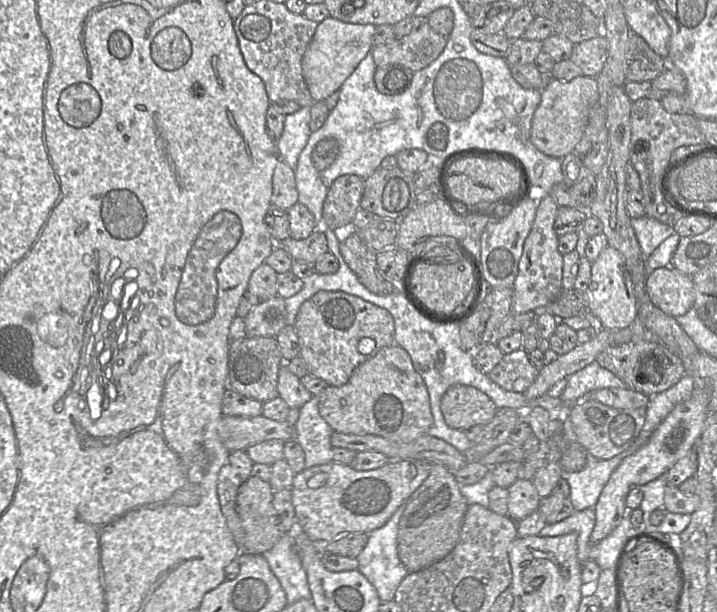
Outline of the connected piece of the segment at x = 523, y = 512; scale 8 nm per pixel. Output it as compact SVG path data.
M518 479L508 488L508 516L519 521L538 510L541 497L531 480Z

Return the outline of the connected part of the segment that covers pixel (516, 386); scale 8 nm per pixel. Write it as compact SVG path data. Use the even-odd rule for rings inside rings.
M519 349L504 354L488 373L489 378L505 390L523 393L534 382L539 372L529 362L528 353Z

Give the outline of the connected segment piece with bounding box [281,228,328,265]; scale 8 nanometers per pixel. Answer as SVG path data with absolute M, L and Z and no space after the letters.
M318 228L307 238L301 240L288 238L283 241L281 247L287 251L293 261L314 265L323 254L328 252L324 230L323 228Z

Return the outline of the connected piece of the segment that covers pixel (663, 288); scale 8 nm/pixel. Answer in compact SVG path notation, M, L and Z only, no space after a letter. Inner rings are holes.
M672 266L650 271L646 292L655 306L673 317L686 314L695 301L692 278Z

